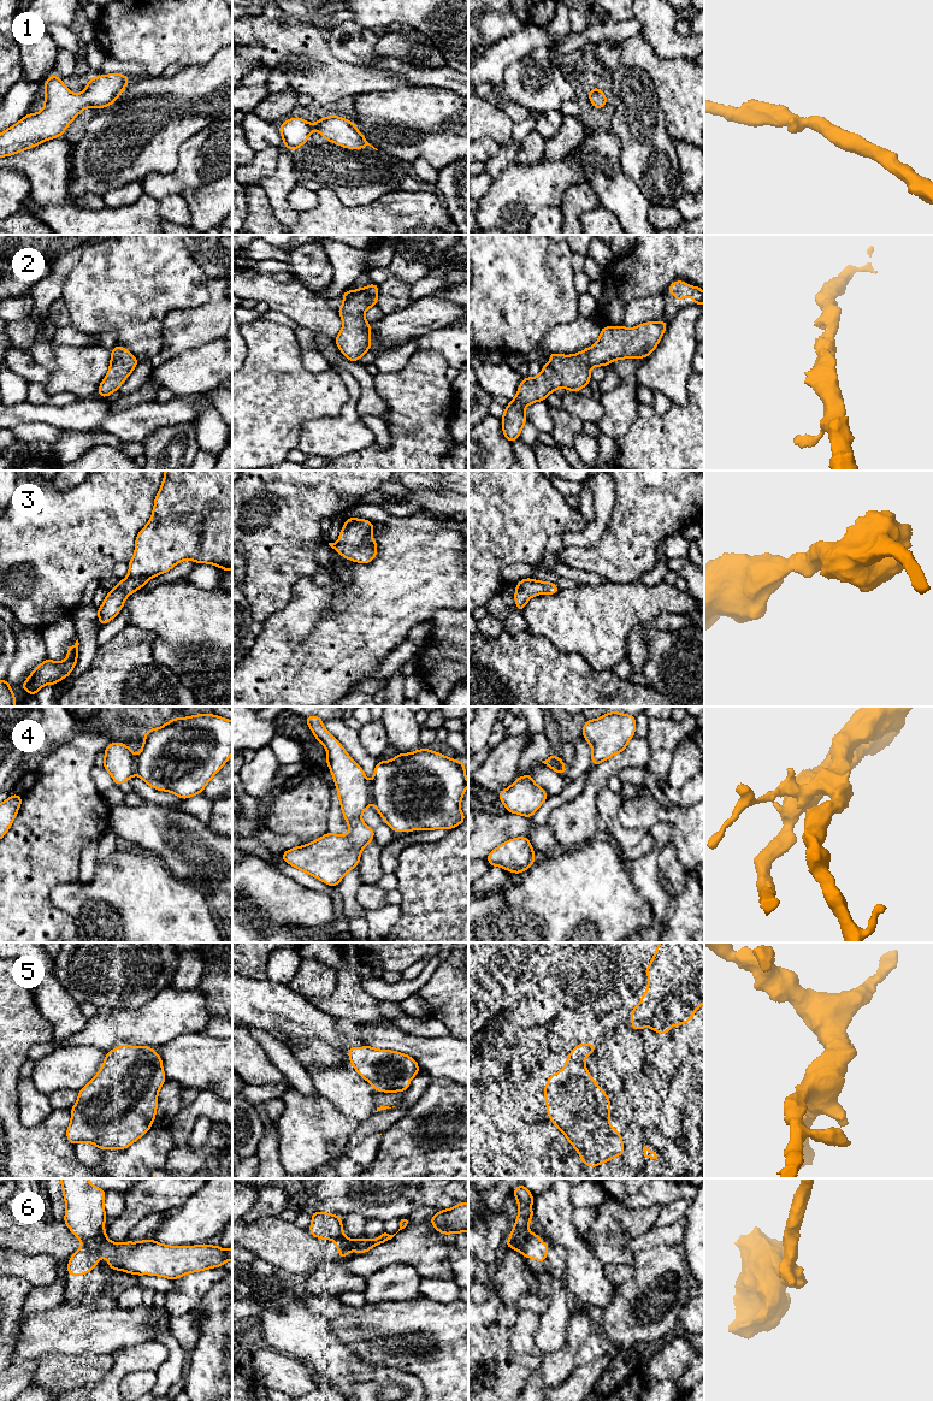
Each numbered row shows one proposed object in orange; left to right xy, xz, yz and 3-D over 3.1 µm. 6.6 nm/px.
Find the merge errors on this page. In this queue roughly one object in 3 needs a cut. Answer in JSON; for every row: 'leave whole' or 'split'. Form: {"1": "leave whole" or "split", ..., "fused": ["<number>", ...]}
{"1": "leave whole", "2": "leave whole", "3": "leave whole", "4": "split", "5": "leave whole", "6": "split", "fused": ["4", "6"]}

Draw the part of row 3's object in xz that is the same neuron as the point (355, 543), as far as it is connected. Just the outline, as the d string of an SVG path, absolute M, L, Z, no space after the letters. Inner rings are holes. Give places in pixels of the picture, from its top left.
M348 516L339 532L339 540L329 545L344 558L370 563L378 550L378 544L372 539L373 532L372 521Z

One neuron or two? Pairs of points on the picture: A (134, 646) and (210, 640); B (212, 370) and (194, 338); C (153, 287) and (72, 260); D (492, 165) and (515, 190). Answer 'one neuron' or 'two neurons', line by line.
A: two neurons
B: two neurons
C: two neurons
D: two neurons

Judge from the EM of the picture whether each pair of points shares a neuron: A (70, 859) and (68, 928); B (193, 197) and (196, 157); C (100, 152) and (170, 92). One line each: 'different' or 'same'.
A: same
B: different
C: same

